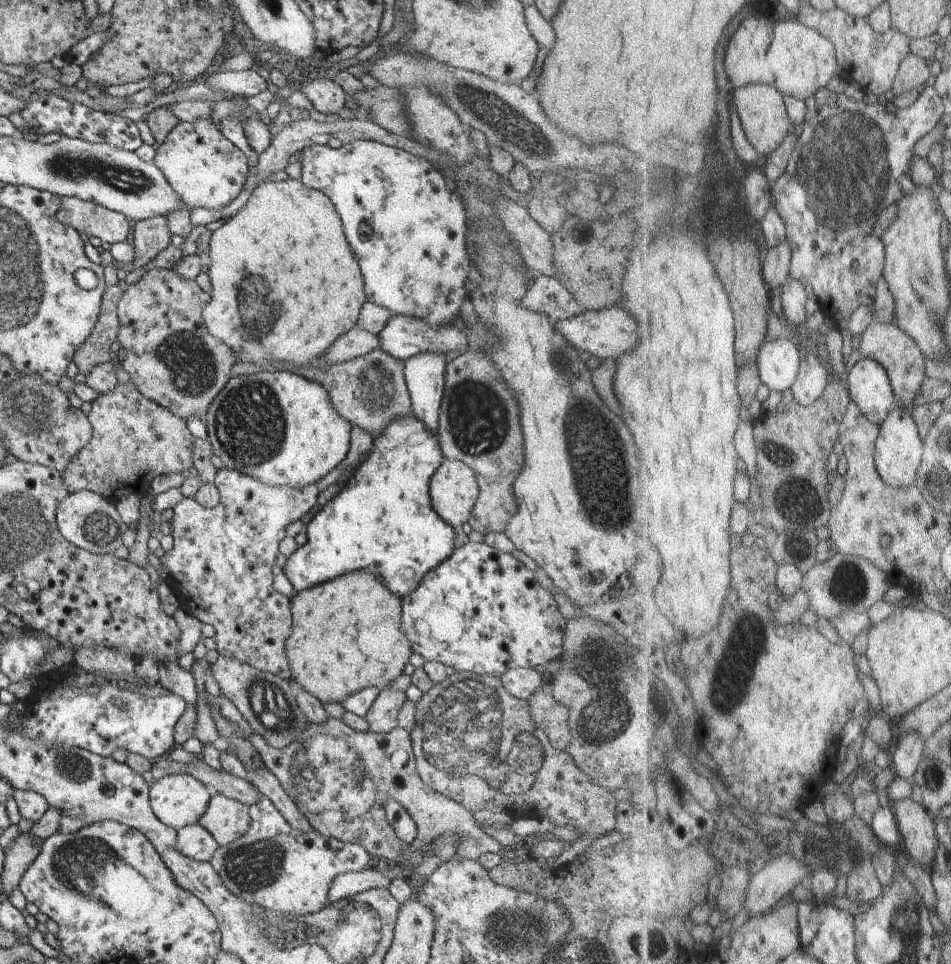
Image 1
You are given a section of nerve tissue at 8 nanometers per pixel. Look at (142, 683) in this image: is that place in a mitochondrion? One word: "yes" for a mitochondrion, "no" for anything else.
no

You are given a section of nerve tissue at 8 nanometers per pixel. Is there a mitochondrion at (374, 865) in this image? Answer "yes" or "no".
no

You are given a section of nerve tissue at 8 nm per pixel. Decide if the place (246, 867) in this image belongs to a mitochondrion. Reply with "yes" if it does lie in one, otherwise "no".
yes

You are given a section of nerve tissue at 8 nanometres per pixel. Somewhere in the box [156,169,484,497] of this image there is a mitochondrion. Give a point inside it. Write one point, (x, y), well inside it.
(250, 428)

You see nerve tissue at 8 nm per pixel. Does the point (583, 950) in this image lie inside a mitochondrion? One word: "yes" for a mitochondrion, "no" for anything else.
yes

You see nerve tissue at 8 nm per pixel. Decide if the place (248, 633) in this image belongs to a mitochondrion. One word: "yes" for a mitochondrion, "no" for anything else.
no

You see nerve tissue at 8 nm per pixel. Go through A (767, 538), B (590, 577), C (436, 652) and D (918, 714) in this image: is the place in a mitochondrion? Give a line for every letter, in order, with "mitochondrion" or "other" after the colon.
A: other
B: other
C: other
D: other

